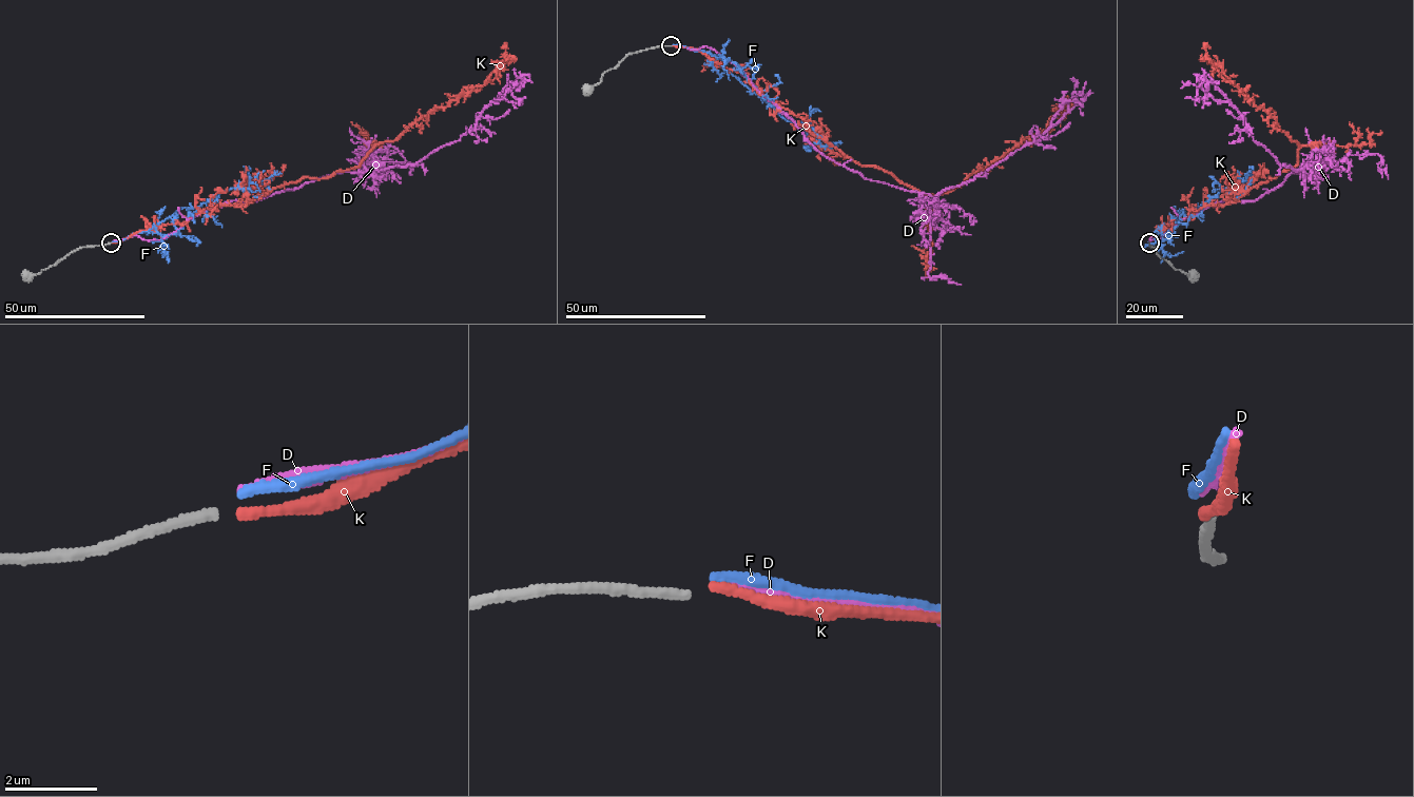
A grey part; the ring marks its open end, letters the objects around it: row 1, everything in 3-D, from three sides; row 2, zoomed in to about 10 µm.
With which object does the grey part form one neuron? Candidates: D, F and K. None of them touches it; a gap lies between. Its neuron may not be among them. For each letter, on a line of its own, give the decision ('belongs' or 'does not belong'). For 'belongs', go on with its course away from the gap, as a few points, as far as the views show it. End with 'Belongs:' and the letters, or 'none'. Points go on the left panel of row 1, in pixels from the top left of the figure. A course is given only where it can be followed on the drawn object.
D: does not belong
F: does not belong
K: does not belong
Belongs: none

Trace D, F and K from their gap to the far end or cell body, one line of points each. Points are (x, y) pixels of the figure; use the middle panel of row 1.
D: (673, 45), (704, 46), (734, 63), (826, 156), (866, 178), (933, 197), (1037, 141), (1086, 81)
F: (673, 44), (709, 52), (786, 119), (797, 122), (808, 140), (820, 137), (826, 141), (840, 144)
K: (673, 45), (739, 71), (811, 132), (922, 194), (953, 190), (1043, 131), (1062, 107)

